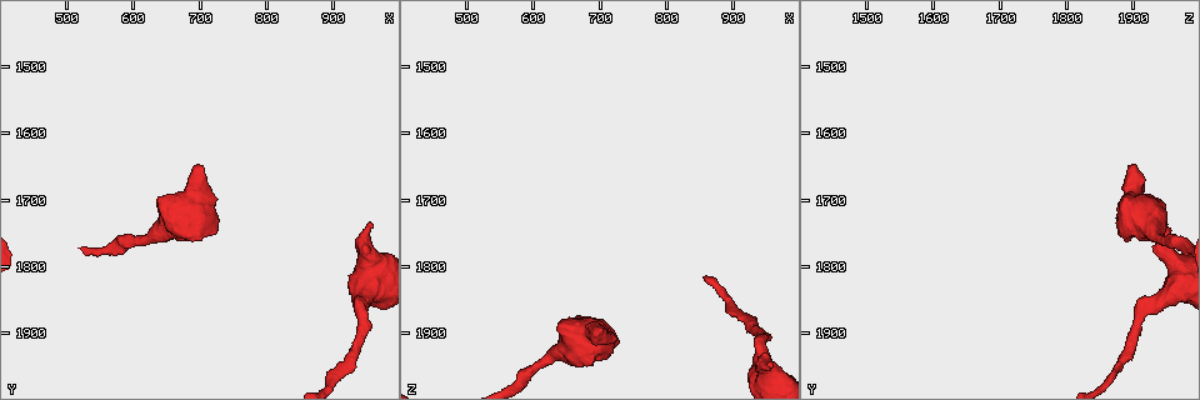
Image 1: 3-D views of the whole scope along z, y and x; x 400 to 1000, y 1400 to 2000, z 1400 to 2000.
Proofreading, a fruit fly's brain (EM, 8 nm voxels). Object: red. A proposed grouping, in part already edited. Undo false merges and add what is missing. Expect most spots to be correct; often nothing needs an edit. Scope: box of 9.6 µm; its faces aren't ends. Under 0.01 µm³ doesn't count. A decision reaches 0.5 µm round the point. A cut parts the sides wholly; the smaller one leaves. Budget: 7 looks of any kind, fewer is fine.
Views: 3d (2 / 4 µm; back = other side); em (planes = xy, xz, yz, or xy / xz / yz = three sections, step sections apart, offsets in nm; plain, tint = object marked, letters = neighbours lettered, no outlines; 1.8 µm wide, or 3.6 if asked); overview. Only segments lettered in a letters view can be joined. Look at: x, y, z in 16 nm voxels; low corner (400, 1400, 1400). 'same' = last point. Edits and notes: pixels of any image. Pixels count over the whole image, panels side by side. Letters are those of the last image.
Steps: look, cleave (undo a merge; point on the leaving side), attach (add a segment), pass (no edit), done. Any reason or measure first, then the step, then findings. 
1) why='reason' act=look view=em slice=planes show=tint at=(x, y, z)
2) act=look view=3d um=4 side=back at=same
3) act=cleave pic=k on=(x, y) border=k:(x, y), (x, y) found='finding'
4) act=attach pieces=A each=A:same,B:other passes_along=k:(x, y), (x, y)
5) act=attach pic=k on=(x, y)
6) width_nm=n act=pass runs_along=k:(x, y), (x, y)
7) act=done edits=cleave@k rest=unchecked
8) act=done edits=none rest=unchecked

why='an open end' act=look view=3d um=4 at=(705, 1650, 1895)

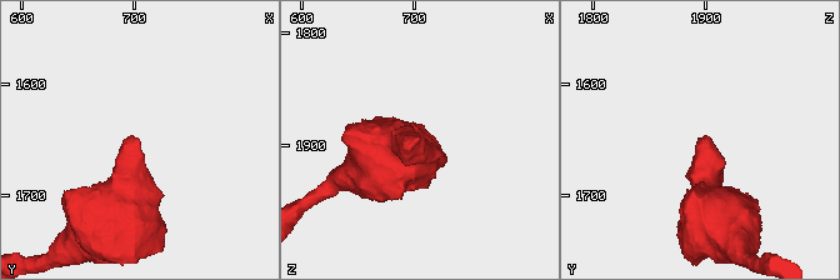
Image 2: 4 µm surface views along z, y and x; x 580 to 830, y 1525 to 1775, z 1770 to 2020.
why='shape alone is not enough' act=look view=em slice=yz step=8 show=letters at=(706, 1648, 1892)

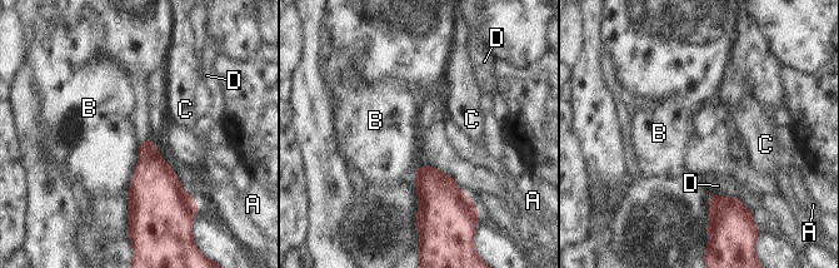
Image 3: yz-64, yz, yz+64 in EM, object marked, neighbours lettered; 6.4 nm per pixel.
act=look view=em slice=planes show=letters at=same

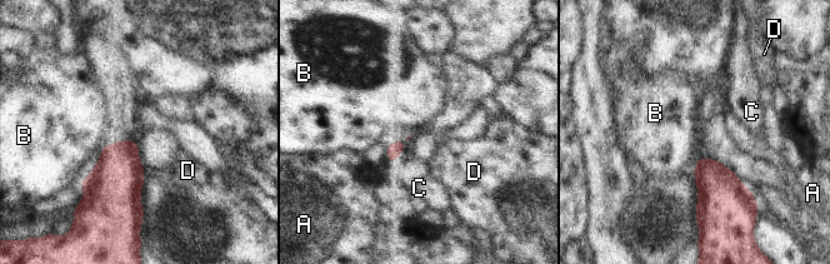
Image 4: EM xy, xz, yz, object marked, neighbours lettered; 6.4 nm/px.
act=pass each=A:other,B:other,C:other,D:other border=4:(135, 140), (106, 144), (80, 183) found='no lettered segment goes on from it'

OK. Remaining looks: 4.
why='thick turns thin' act=look view=em um=3.6 slice=xz step=16 show=letters at=(645, 1745, 1925)

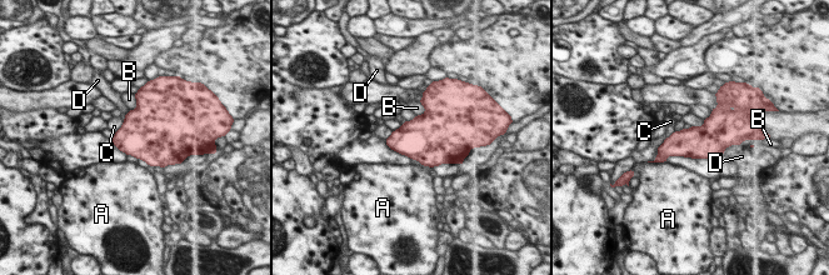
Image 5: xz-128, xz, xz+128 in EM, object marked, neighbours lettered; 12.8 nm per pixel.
width_nm=400 act=pass each=A:other,B:other,C:other,D:other border=5:(704, 121), (702, 125), (692, 126) found='all the same neuron'

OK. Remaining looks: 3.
why='free end' act=look view=3d um=2 side=back at=(960, 1740, 1945)

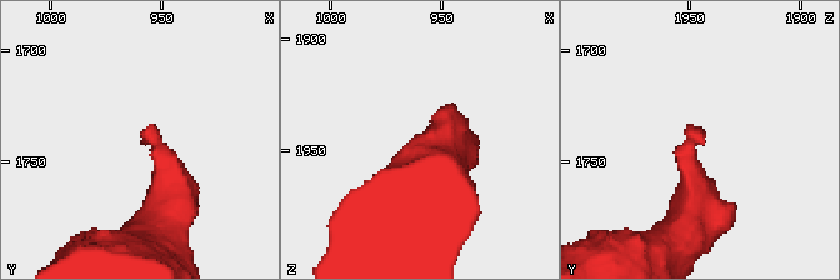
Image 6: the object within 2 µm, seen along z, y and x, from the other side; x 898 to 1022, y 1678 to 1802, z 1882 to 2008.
why='shape alone is not enough' act=look view=em um=3.6 slice=planes show=letters at=(959, 1738, 1945)

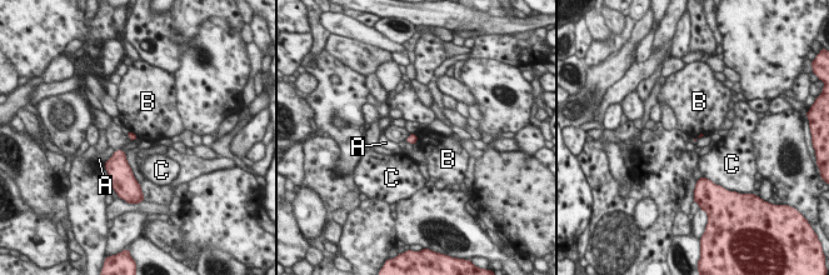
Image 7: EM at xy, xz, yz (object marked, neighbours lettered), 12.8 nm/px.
act=pass each=A:other,B:other,C:other border=7:(128, 130), (136, 138) found='none of them fits'

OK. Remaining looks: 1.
act=done edits=none rest=unchecked

